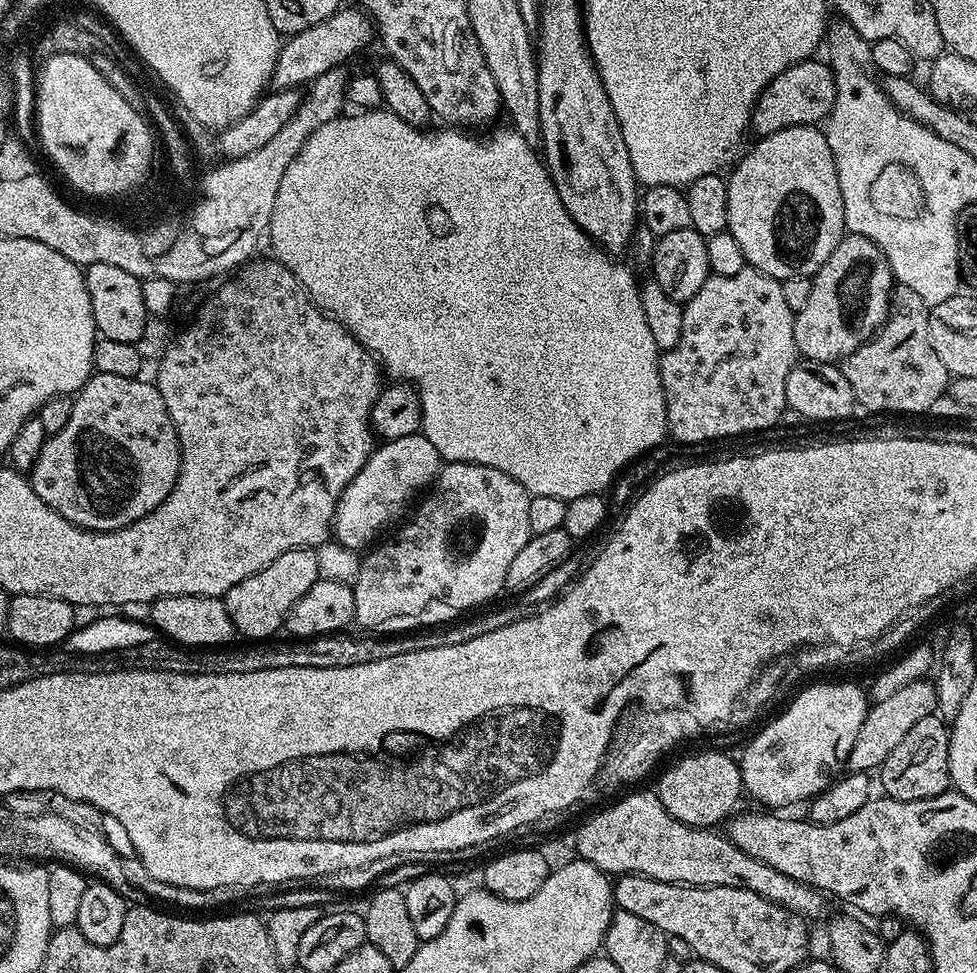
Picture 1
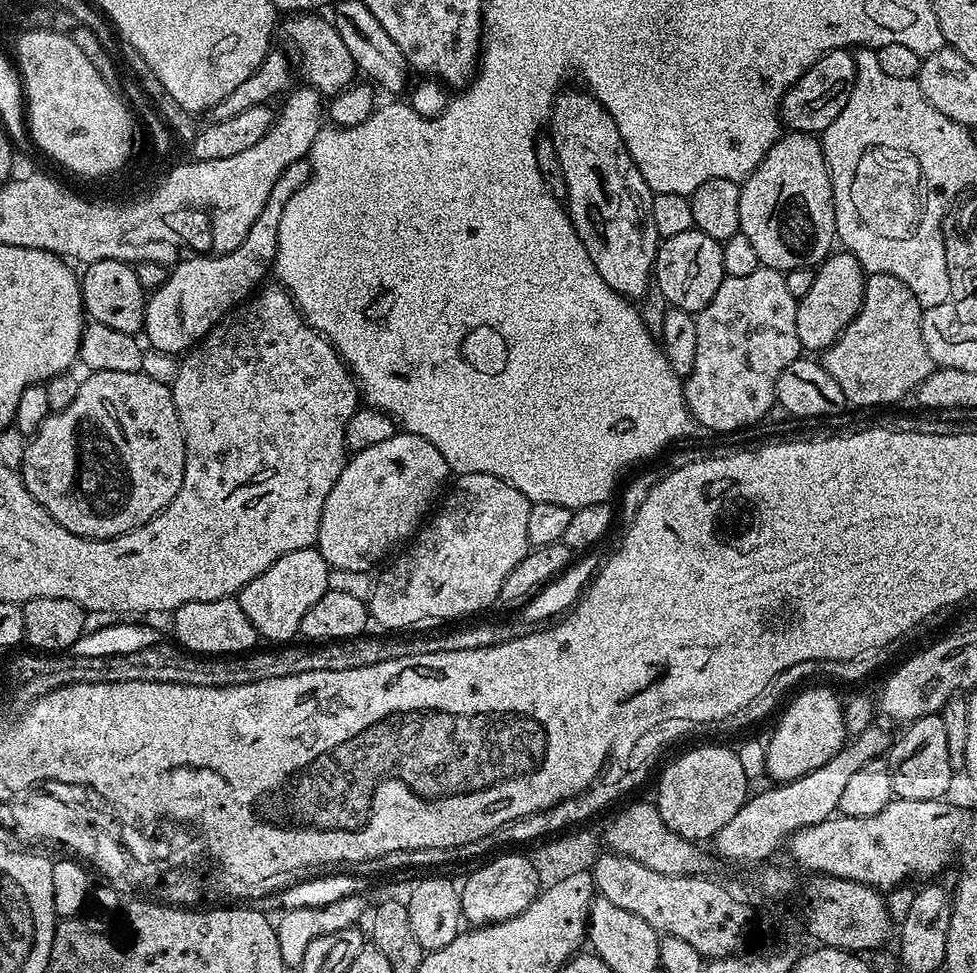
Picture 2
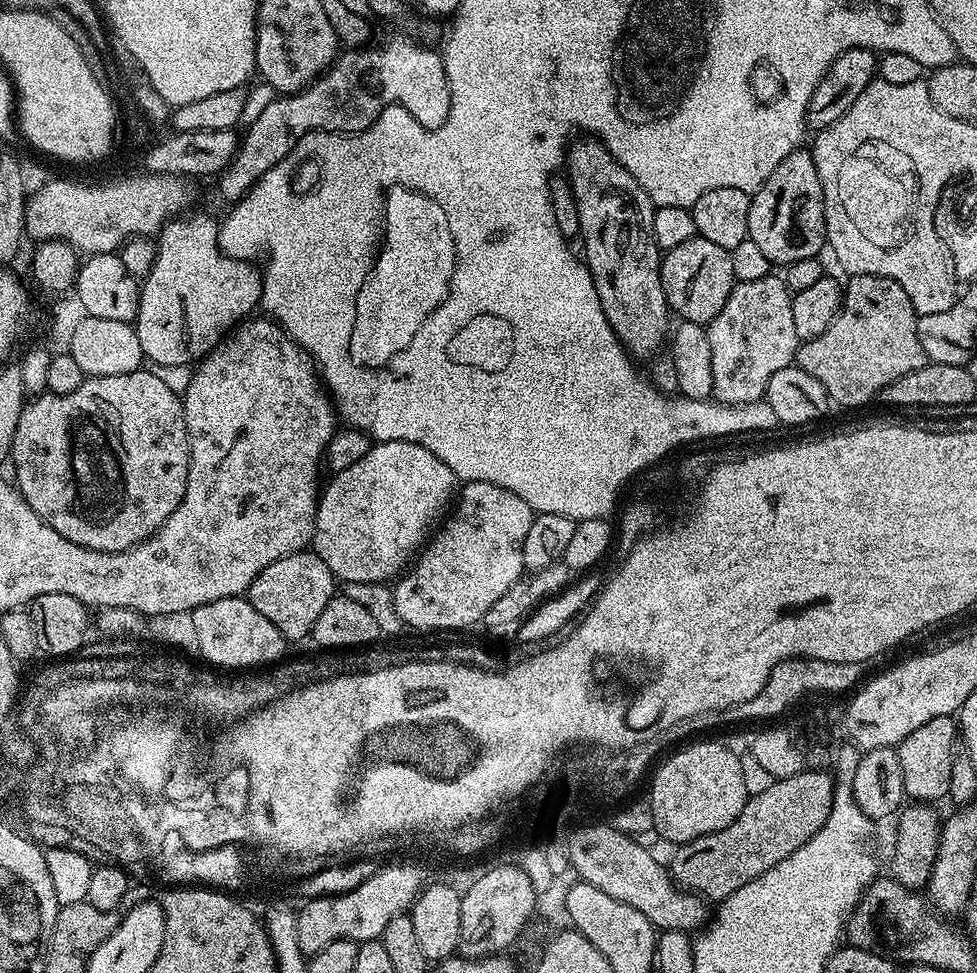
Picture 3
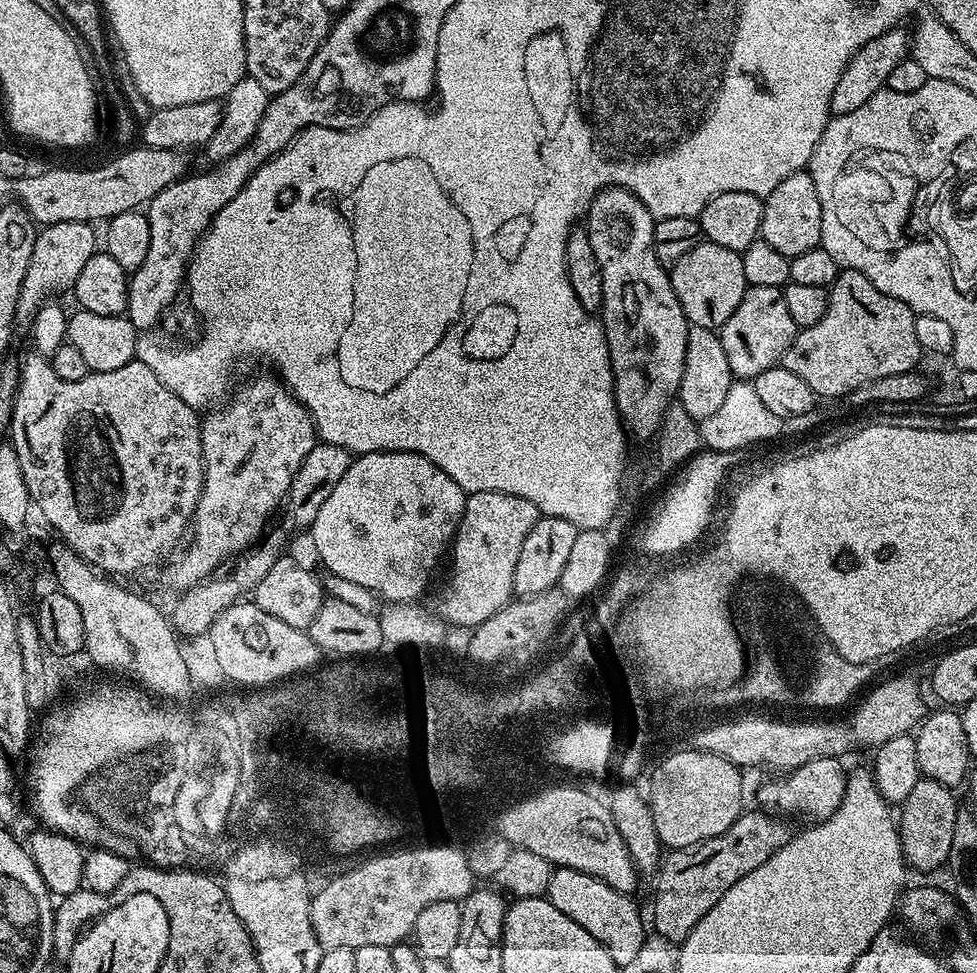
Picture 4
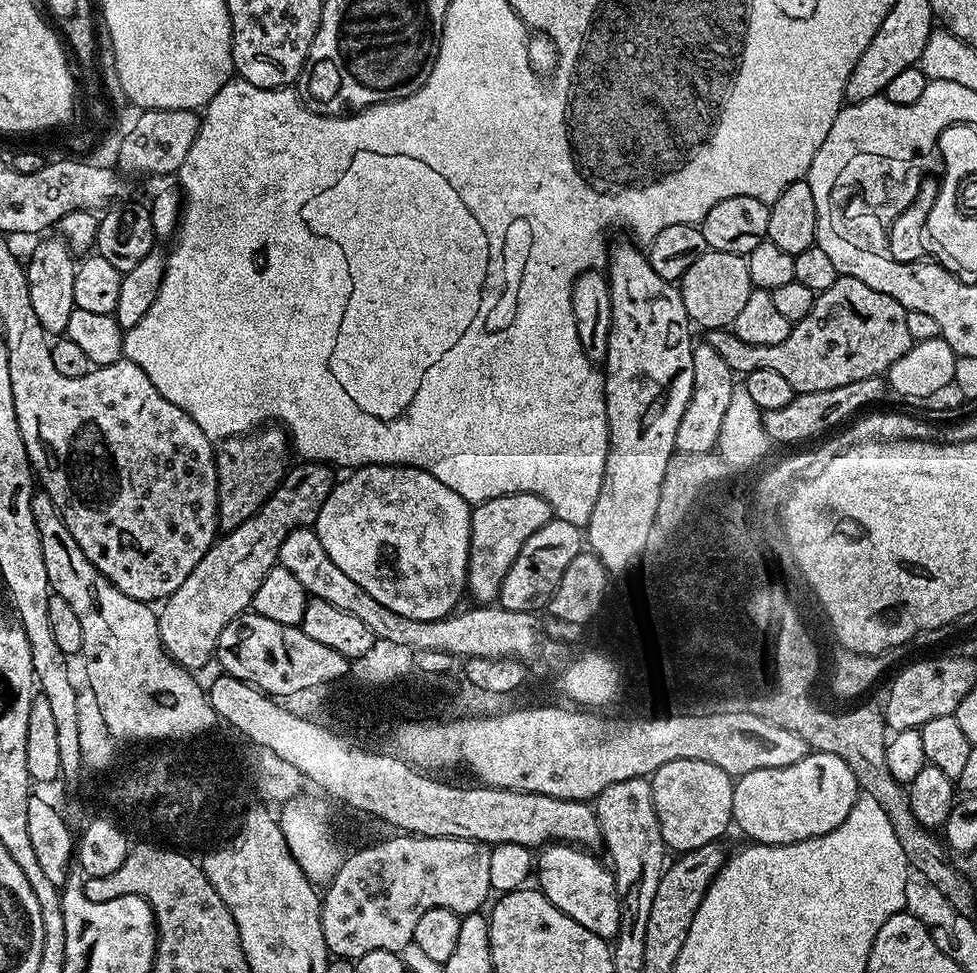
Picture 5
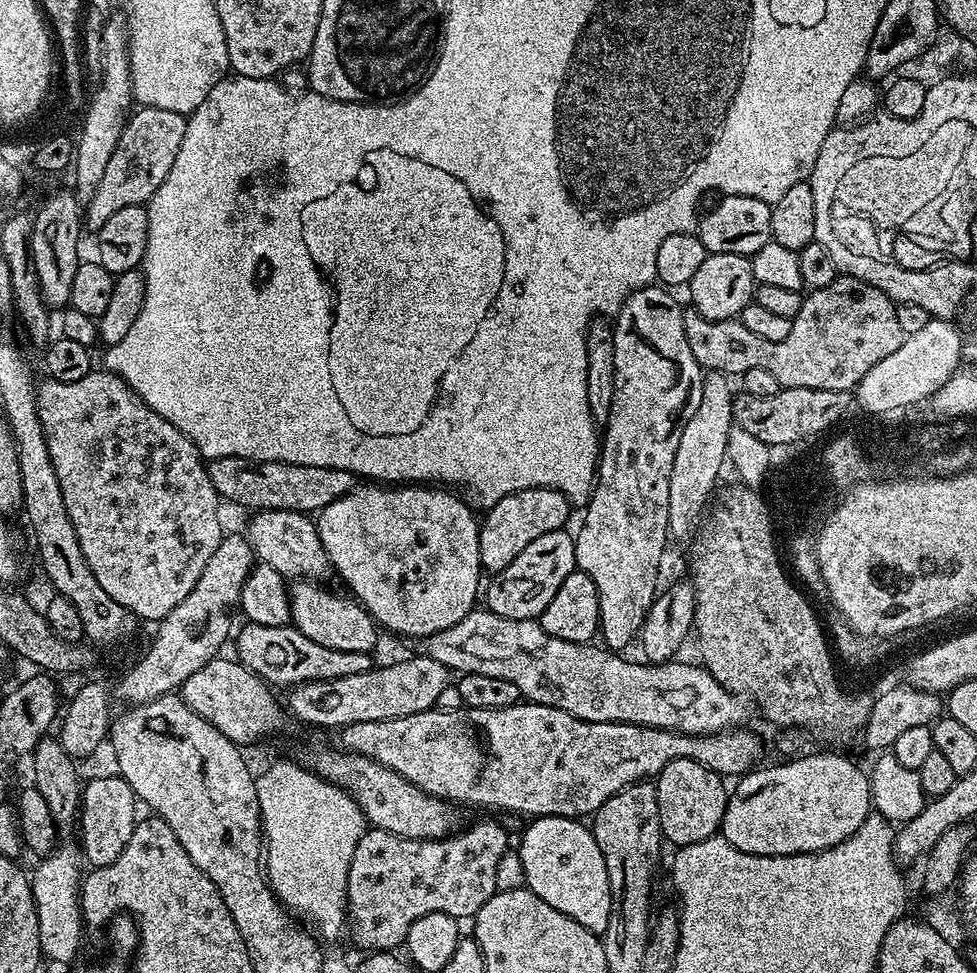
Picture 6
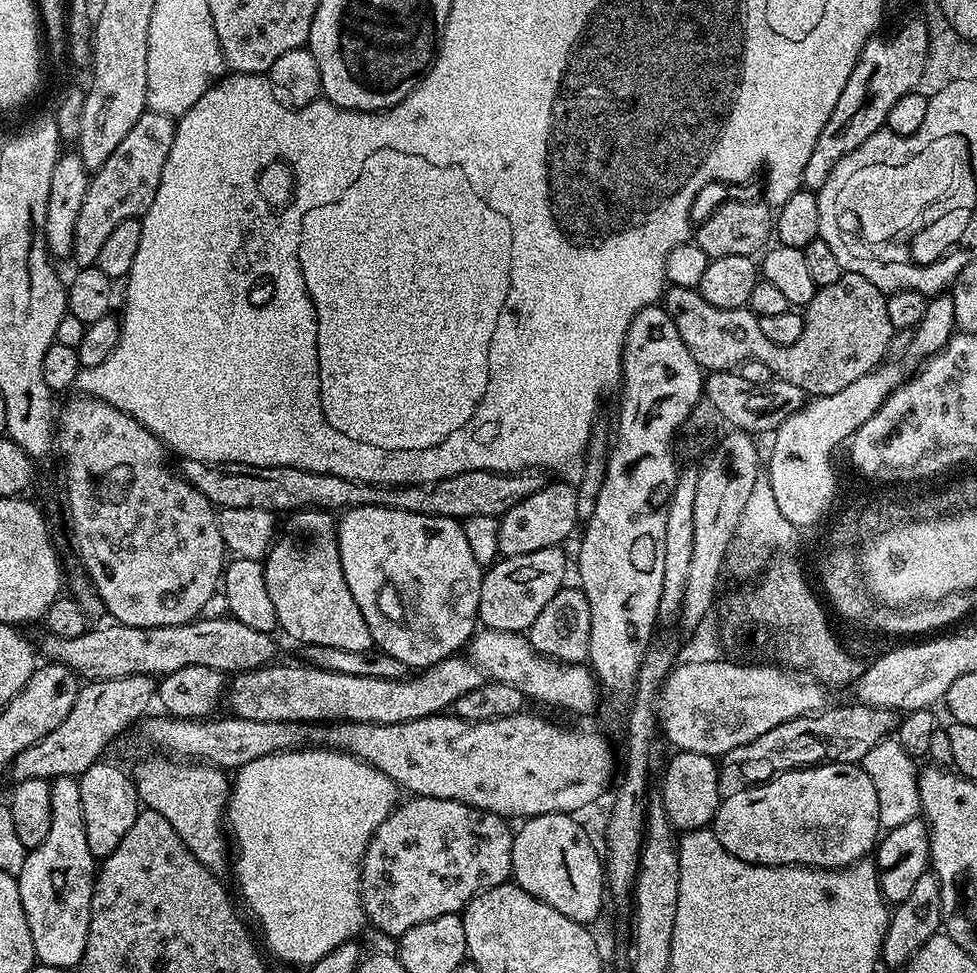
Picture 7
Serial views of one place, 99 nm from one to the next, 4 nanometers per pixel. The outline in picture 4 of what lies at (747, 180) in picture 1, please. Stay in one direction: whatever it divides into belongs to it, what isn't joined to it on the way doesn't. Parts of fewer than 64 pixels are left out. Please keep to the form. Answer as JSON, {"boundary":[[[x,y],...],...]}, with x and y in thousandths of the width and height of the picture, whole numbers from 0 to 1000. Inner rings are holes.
{"boundary":[[[820,175],[809,179],[786,201],[781,202],[782,219],[778,243],[796,257],[796,261],[808,265],[825,261],[825,257],[840,254],[841,208],[837,208],[837,195],[833,195],[833,183]]]}

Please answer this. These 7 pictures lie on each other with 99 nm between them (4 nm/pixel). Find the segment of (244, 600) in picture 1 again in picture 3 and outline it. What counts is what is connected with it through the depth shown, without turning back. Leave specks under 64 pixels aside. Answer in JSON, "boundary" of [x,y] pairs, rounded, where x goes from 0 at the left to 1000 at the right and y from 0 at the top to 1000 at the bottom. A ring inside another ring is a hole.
{"boundary":[[[308,565],[293,573],[285,573],[285,578],[276,578],[260,598],[256,598],[252,616],[291,654],[292,659],[316,657],[321,639],[325,639],[325,631],[334,627],[334,623],[342,616],[346,597],[340,591],[338,582],[330,578],[330,573],[319,565]]]}

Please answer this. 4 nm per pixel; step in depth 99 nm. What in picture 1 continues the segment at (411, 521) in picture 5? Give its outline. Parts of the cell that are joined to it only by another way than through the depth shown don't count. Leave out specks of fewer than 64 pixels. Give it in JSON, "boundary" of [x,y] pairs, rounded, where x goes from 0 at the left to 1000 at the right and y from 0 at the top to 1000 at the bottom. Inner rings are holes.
{"boundary":[[[433,445],[394,453],[389,457],[382,461],[371,483],[362,487],[344,521],[342,555],[358,564],[376,564],[400,534],[408,535],[423,515],[446,492],[452,480],[448,462]]]}

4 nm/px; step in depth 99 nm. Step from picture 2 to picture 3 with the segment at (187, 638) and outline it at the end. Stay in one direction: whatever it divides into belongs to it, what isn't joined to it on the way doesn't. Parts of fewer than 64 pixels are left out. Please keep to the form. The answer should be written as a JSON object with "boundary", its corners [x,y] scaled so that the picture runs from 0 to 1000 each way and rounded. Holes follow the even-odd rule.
{"boundary":[[[250,613],[223,615],[223,619],[211,619],[195,630],[203,652],[204,673],[210,674],[214,678],[212,681],[222,688],[262,689],[284,681],[292,673],[293,659],[285,643],[264,631]]]}

